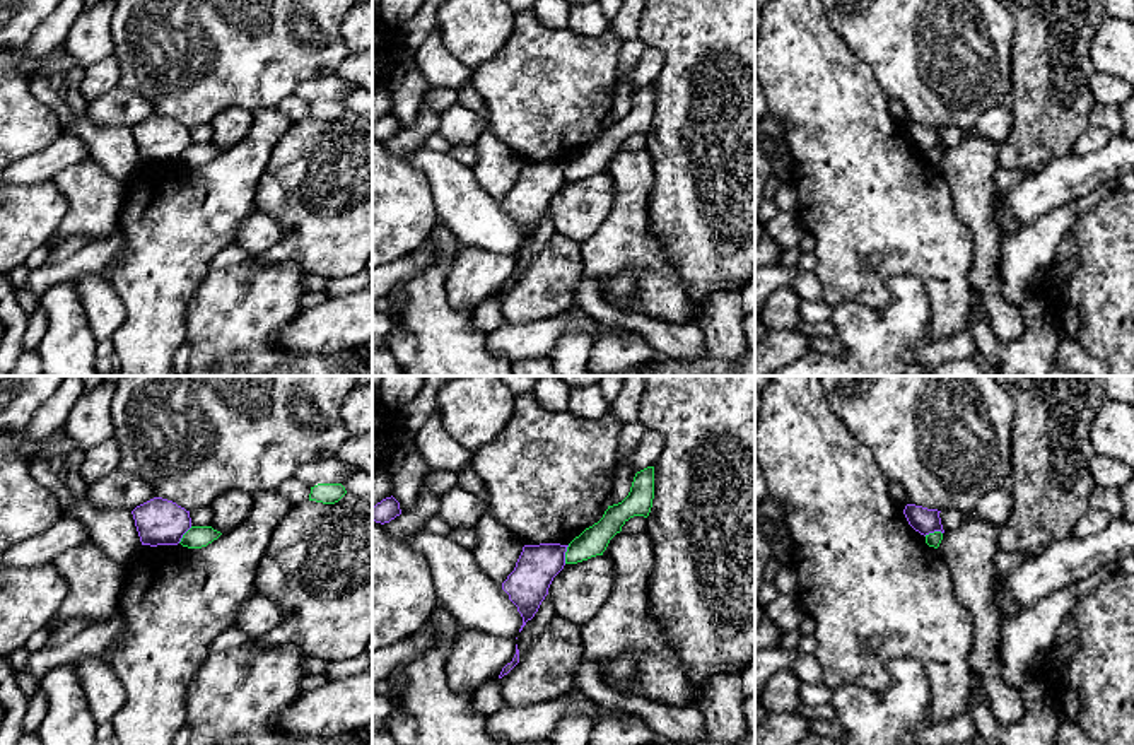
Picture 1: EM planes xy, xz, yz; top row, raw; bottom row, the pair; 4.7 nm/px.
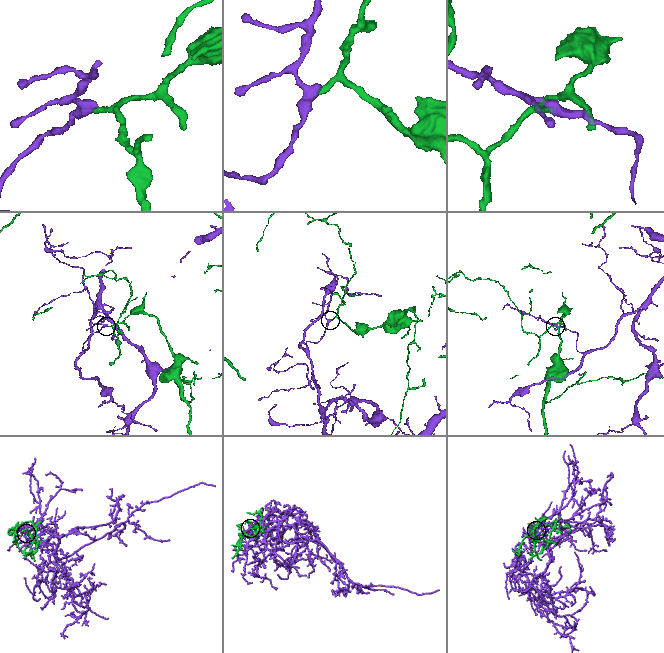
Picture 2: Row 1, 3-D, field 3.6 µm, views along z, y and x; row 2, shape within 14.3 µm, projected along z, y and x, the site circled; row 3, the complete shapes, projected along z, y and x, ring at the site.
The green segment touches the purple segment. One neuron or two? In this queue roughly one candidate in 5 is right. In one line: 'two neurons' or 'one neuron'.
two neurons

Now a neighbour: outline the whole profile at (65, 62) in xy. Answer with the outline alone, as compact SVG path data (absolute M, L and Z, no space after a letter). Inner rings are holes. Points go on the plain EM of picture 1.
M61 55L58 60L51 60L51 62L48 62L46 65L43 65L41 68L38 68L36 72L32 72L32 73L27 73L27 79L31 80L31 77L34 75L34 73L38 73L38 72L44 72L44 73L48 73L50 77L53 75L53 73L67 73L70 68L77 68L79 65L77 65L77 62L70 56L70 55Z

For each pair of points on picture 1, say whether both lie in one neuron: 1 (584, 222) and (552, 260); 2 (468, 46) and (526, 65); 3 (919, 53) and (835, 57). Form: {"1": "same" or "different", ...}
{"1": "different", "2": "different", "3": "different"}

